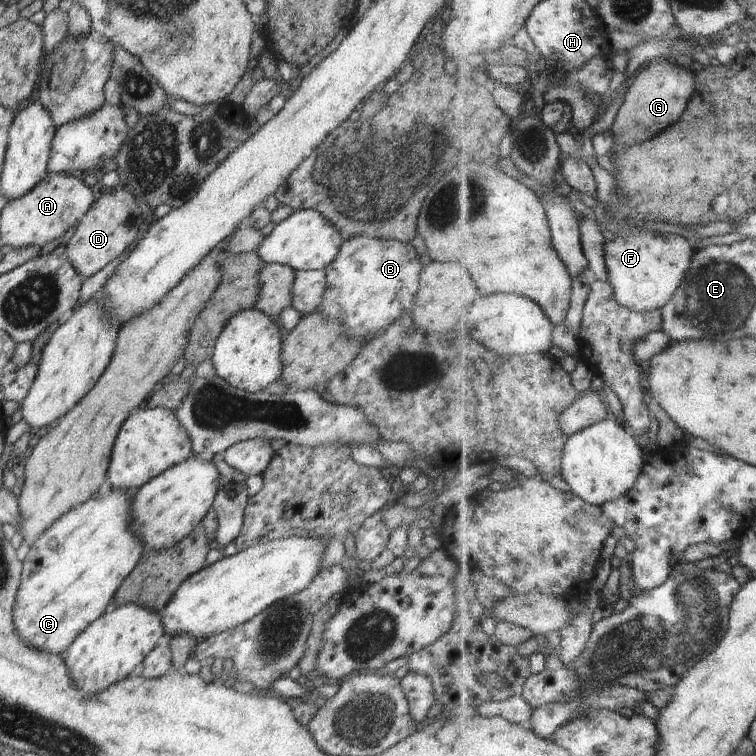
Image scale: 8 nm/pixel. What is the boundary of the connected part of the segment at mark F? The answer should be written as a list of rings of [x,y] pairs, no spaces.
[[[654,231],[626,233],[608,235],[606,245],[609,280],[614,285],[616,298],[634,312],[654,312],[667,307],[692,270],[694,255],[698,250],[678,234],[658,234]]]

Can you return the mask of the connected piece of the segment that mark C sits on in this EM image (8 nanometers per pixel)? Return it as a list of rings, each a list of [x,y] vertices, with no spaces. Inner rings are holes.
[[[110,490],[106,496],[98,492],[88,502],[66,512],[56,520],[28,549],[23,561],[22,578],[14,602],[14,626],[24,644],[40,652],[64,654],[74,639],[106,612],[110,600],[126,577],[136,568],[146,548],[130,528],[130,504],[134,492]]]

